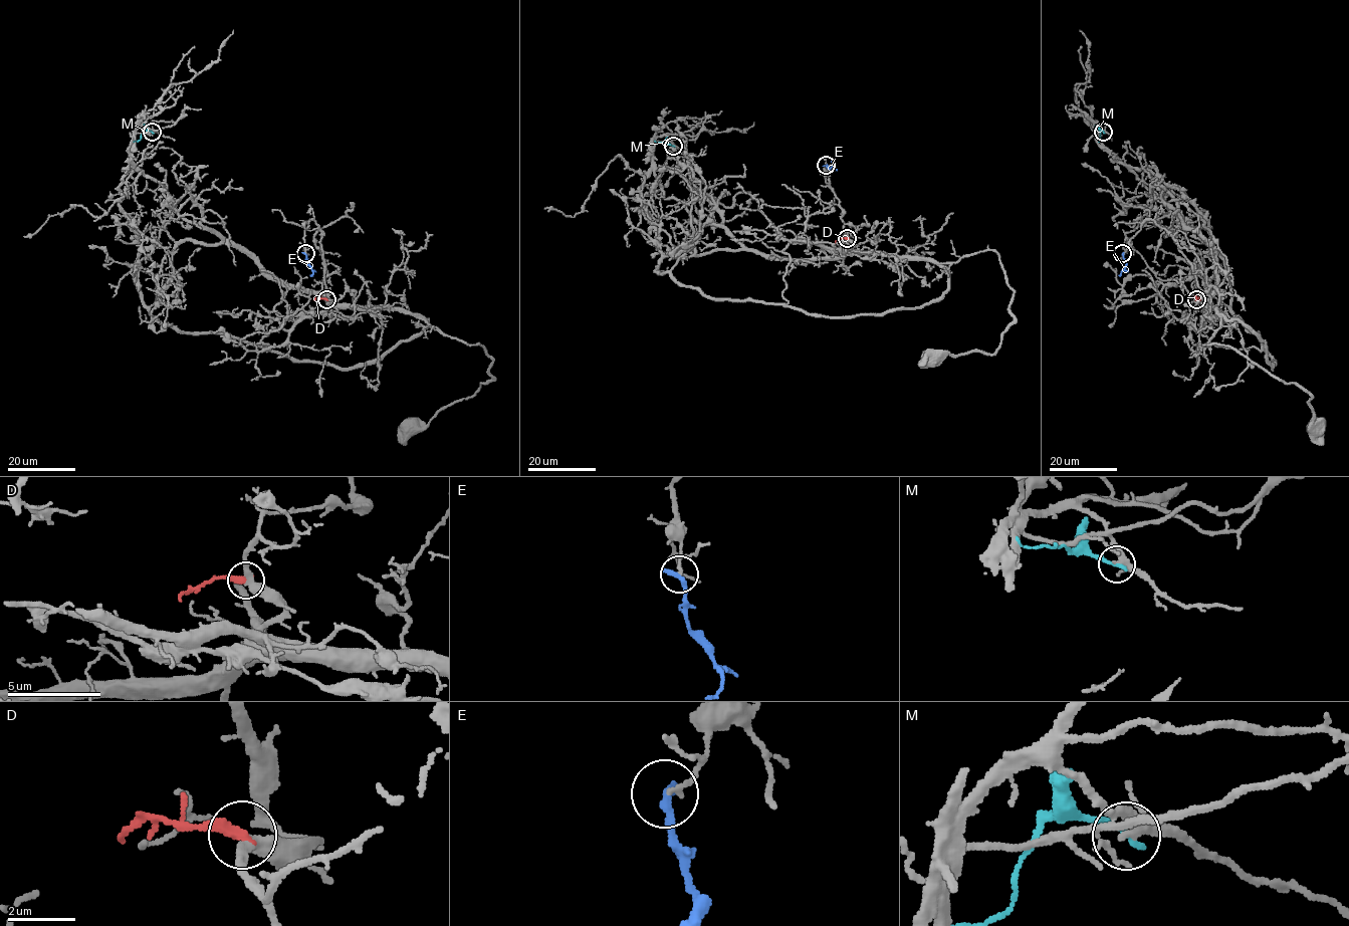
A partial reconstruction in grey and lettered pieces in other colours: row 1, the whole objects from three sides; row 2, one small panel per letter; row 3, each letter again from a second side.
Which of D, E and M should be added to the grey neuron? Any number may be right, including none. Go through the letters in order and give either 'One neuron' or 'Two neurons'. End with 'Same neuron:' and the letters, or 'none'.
D: Two neurons
E: Two neurons
M: Two neurons
Same neuron: none

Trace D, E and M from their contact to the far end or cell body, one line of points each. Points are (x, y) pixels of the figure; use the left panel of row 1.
D: (326, 299), (314, 300)
E: (304, 253), (312, 273), (310, 275)
M: (152, 133), (145, 131), (139, 141), (134, 142)

